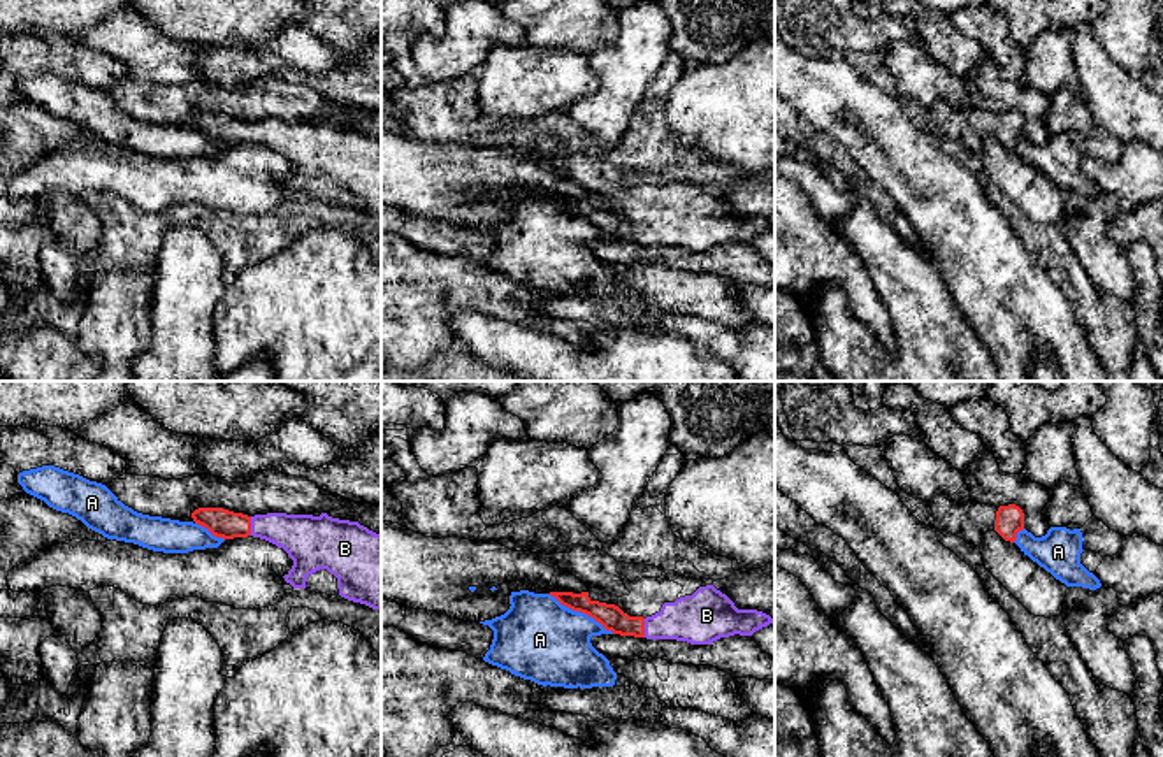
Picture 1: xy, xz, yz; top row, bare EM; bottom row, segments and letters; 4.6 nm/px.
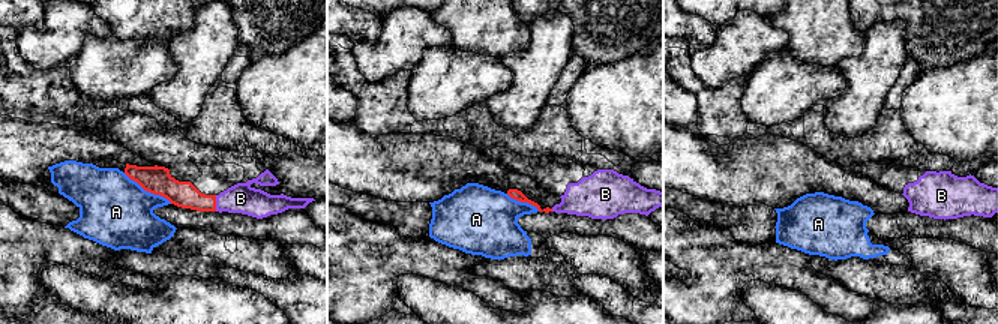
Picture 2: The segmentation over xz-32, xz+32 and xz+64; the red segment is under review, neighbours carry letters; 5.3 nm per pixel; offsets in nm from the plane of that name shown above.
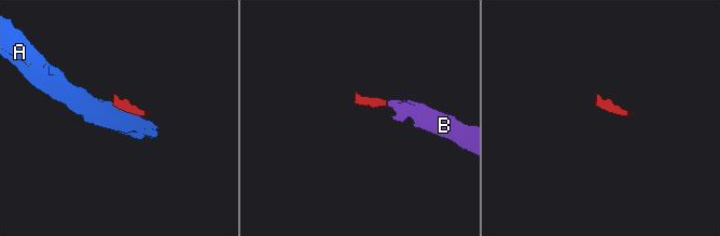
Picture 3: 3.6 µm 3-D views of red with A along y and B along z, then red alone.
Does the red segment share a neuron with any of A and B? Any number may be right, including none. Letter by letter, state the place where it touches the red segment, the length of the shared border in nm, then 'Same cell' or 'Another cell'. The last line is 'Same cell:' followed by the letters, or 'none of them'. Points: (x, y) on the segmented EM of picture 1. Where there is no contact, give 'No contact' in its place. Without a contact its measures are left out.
A: Touches red at xz (582, 612). Shared border 360 nm. Another cell
B: Touches red at xy (250, 526). Shared border 90 nm. Same cell
Same cell: B

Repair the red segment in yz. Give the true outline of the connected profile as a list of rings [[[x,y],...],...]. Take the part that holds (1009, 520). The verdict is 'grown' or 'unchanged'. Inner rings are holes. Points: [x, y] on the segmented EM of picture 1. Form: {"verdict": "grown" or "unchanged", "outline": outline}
{"verdict": "grown", "outline": [[[949,495],[933,497],[928,506],[935,515],[935,527],[980,546],[987,530],[996,530],[1005,541],[1014,543],[1017,532],[1024,529],[1024,513],[1019,506],[991,506],[954,502]]]}

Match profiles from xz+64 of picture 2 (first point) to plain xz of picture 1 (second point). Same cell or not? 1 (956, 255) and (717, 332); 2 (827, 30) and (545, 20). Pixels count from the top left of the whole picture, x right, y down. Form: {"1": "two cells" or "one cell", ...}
{"1": "two cells", "2": "one cell"}

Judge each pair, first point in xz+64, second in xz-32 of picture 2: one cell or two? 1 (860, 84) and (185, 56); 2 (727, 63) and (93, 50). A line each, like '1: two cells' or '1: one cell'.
1: one cell
2: two cells

